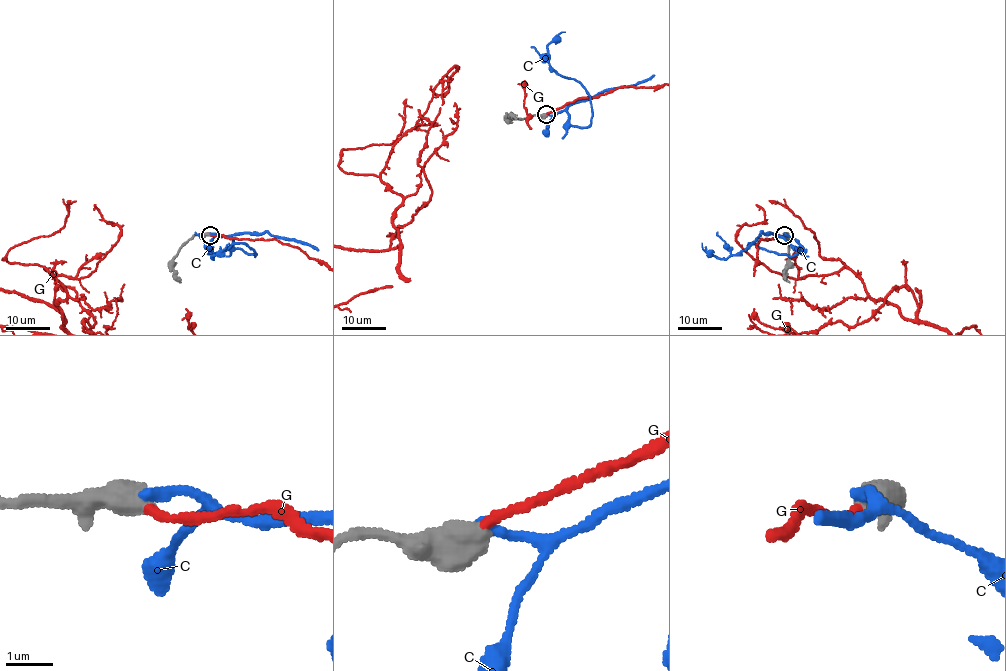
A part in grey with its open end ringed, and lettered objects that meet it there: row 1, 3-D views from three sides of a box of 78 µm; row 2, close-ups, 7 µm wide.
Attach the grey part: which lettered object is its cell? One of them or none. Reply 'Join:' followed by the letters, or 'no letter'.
Join: G

